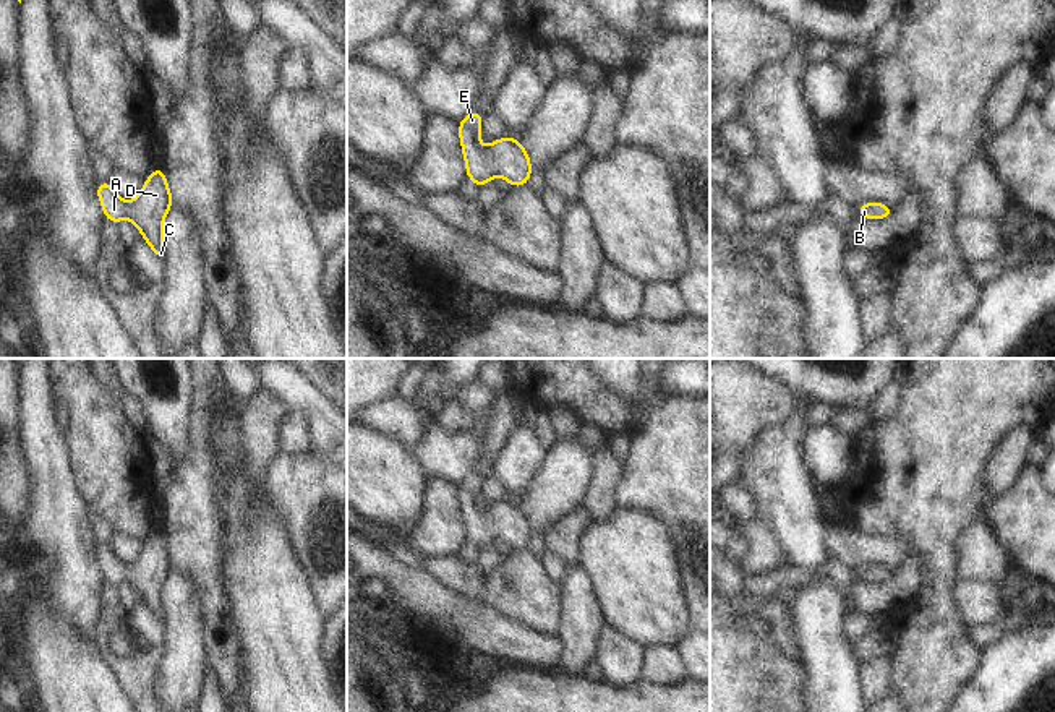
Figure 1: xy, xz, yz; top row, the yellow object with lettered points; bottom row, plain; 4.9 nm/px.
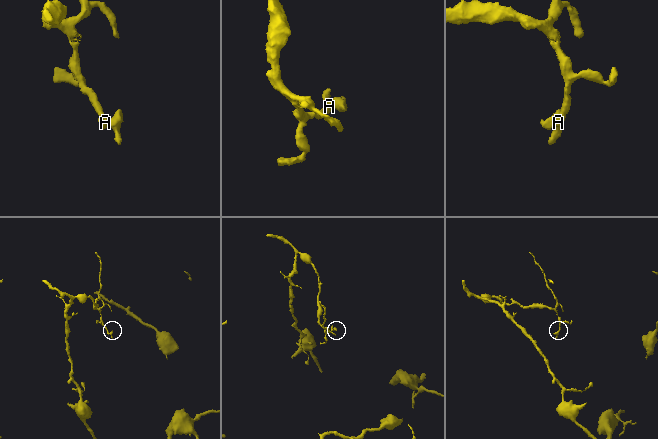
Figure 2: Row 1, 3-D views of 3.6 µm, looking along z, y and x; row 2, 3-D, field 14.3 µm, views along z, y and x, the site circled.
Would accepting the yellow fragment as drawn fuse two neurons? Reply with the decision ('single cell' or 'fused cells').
single cell

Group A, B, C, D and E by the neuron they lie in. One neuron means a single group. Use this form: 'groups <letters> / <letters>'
groups A B C D E

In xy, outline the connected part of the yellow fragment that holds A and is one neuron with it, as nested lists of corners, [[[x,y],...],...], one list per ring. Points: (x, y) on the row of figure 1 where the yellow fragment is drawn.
[[[162,167],[152,170],[139,195],[130,203],[123,201],[109,182],[99,182],[96,193],[107,221],[117,224],[128,217],[143,234],[154,255],[165,261],[162,229],[173,198]]]

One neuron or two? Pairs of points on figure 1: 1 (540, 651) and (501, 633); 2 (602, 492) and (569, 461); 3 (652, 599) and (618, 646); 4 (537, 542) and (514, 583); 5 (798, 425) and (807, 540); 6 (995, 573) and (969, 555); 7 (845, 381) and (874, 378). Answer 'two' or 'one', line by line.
1: one
2: two
3: two
4: two
5: one
6: one
7: one

